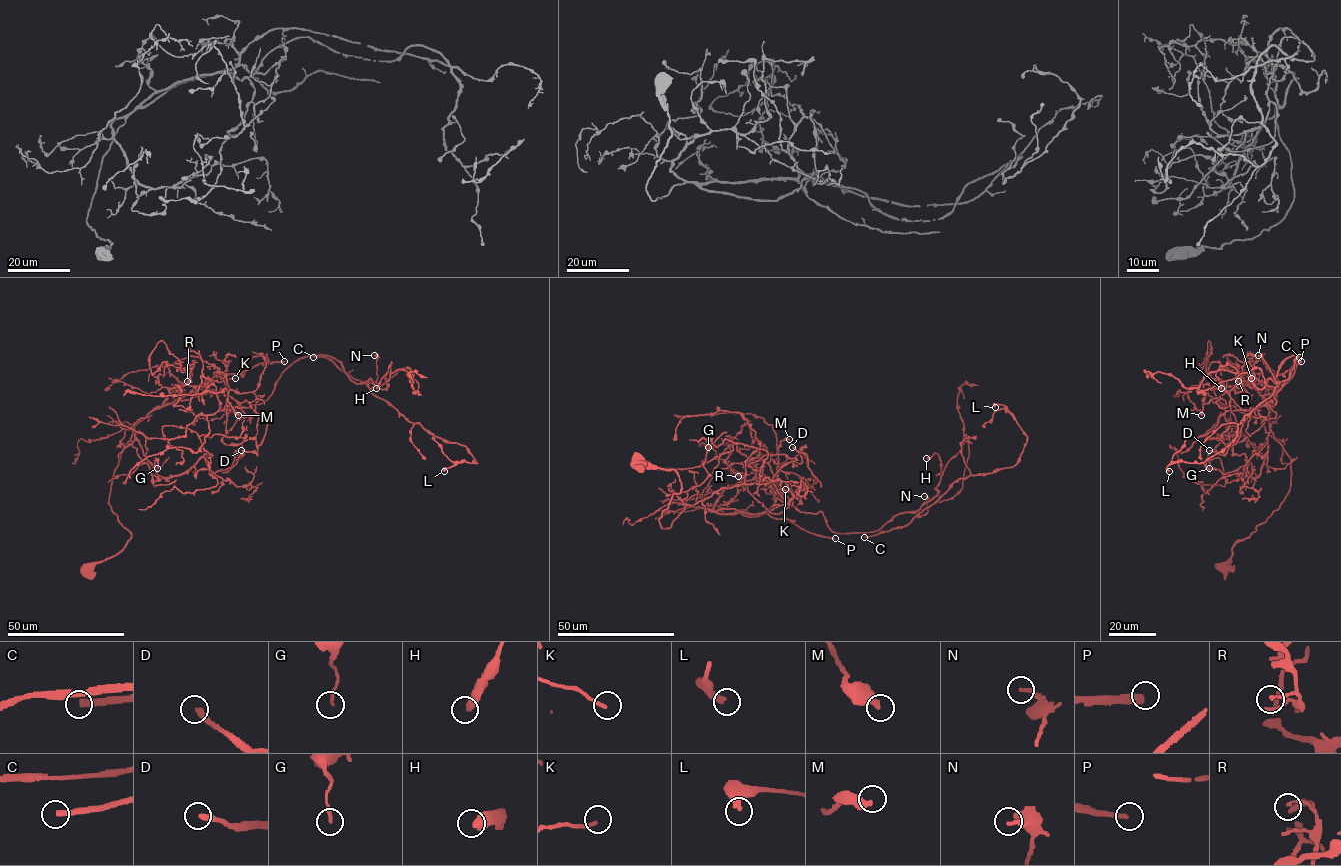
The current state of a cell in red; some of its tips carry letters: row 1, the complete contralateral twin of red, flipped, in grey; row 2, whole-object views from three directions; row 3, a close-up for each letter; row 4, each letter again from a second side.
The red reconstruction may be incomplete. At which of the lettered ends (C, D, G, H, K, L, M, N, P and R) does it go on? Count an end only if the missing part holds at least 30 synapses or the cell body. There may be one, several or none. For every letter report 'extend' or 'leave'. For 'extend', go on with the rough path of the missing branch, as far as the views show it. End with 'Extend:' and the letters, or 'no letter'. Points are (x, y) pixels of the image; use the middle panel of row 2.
C: leave
D: extend | (792, 447), (790, 432), (801, 435)
G: leave
H: leave
K: leave
L: leave
M: leave
N: leave
P: leave
R: leave
Extend: D

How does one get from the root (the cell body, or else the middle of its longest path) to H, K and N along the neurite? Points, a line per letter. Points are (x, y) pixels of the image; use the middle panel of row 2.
H: (639, 460), (681, 483), (662, 528), (779, 499), (848, 533), (931, 500), (926, 458)
K: (639, 460), (673, 469), (681, 483), (662, 528), (685, 508), (712, 510), (725, 489), (754, 477), (785, 489)
N: (639, 460), (681, 483), (662, 528), (686, 507), (759, 513), (779, 499), (870, 532), (924, 515), (924, 496)

